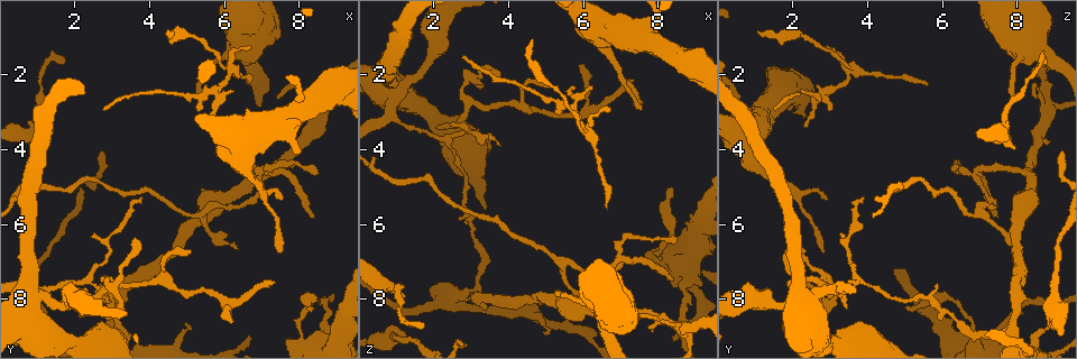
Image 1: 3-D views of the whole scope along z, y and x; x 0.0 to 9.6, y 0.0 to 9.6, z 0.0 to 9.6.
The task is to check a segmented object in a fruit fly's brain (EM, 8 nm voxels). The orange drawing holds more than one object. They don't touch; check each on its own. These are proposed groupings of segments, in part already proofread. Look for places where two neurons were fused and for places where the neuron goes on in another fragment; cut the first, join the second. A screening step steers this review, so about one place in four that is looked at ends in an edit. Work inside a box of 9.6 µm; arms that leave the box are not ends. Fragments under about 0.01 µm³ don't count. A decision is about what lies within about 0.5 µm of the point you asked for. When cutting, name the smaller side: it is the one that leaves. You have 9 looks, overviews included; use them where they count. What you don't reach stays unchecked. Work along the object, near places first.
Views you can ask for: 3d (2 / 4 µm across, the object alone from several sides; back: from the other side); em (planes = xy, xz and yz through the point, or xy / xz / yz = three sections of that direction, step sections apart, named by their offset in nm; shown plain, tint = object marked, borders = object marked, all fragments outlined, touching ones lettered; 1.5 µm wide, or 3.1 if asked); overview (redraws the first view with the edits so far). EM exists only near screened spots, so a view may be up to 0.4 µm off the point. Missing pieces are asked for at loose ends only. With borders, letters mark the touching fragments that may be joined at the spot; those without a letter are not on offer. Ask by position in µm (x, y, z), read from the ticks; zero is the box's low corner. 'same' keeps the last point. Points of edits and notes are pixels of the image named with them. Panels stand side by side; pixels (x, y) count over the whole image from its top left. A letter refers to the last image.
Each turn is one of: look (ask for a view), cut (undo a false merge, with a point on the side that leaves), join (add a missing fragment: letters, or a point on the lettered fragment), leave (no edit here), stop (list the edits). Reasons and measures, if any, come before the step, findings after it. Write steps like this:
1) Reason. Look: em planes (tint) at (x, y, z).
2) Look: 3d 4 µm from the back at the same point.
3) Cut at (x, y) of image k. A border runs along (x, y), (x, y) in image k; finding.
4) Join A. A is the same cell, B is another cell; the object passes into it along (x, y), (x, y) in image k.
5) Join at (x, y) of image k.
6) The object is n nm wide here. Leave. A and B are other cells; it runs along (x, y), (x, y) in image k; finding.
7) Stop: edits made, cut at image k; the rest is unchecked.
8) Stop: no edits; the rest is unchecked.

Free end. Look: 3d 2 µm from the back at (6.60, 2.25, 5.60).

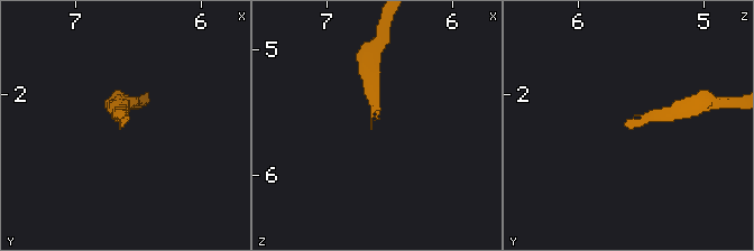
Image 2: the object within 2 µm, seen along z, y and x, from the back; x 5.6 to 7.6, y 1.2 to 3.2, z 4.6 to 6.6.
Look: em yz step 4 (tint) at (6.66, 2.28, 5.58).

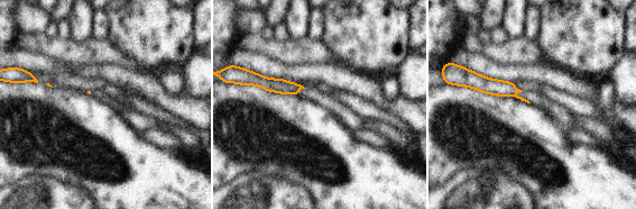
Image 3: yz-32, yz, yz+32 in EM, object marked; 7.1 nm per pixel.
Look: em yz step 4 (borders) at the same point.

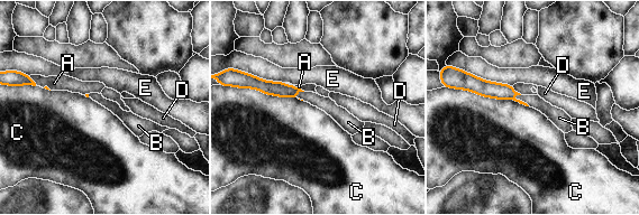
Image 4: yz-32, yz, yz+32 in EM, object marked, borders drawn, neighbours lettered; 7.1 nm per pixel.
Join B. B is the same cell, A, C, D and E are other cells; it goes on there.

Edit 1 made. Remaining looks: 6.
Look: overview.

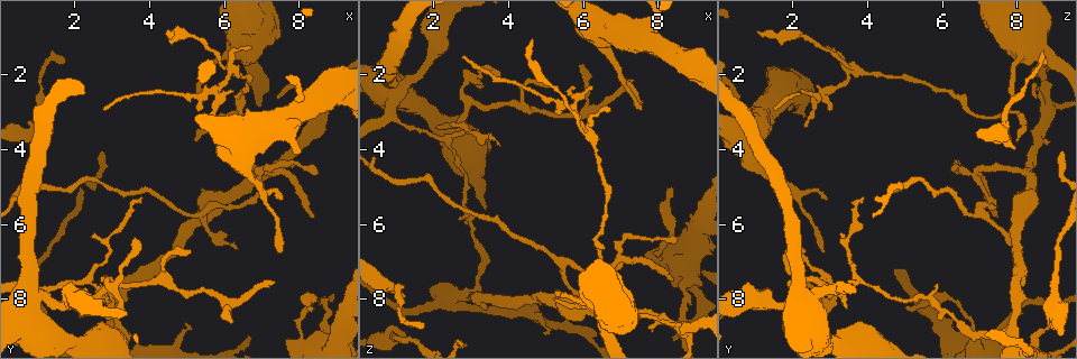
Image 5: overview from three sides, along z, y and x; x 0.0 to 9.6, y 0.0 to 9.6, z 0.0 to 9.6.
Thin end. Look: em planes (borders) at (2.70, 2.90, 1.50).

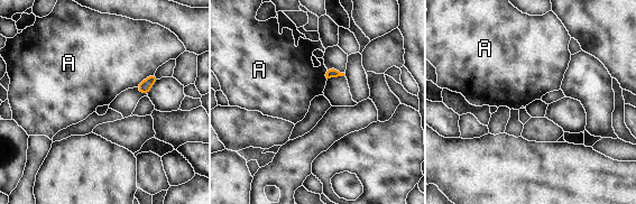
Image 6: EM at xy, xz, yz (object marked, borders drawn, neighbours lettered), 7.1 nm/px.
Leave. A is another cell; a border runs along (154, 72), (135, 86) in image 6; no lettered fragment goes on from it.

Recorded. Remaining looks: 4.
Branch stops here. Look: em planes (tint) at (5.05, 6.70, 2.45).

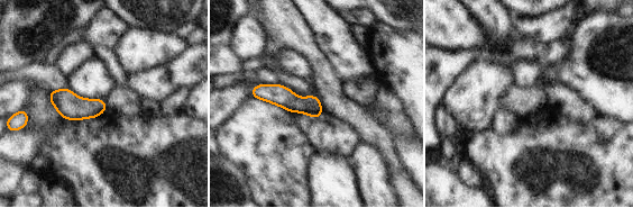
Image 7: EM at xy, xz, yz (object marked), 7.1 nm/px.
Look: em planes (borders) at the same point.

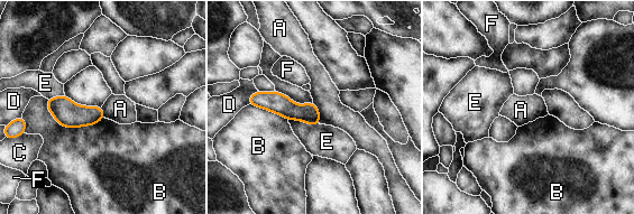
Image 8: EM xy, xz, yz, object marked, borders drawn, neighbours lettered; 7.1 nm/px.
Leave. A, B, C, D, E and F are other cells; a border runs along (288, 119), (319, 124) in image 8; none of them fits.

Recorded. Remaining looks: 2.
Branch stops here. Look: em xz step 4 (borders) at (7.35, 7.55, 2.15).

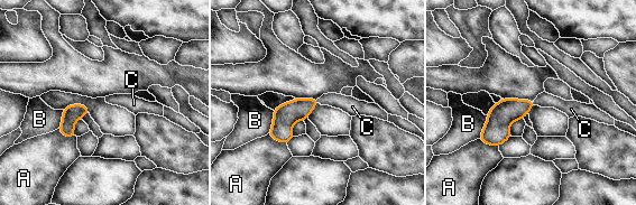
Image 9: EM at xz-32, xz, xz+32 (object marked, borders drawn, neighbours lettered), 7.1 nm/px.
The longest contact is with B, 170 nm. Join C. C is the same cell, A and B are other cells; the object passes into it along (297, 110), (318, 101), (348, 104) in image 9; it goes on there.

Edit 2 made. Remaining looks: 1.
Stop: edits made, join at image 4, join at image 9; the rest is unchecked.

